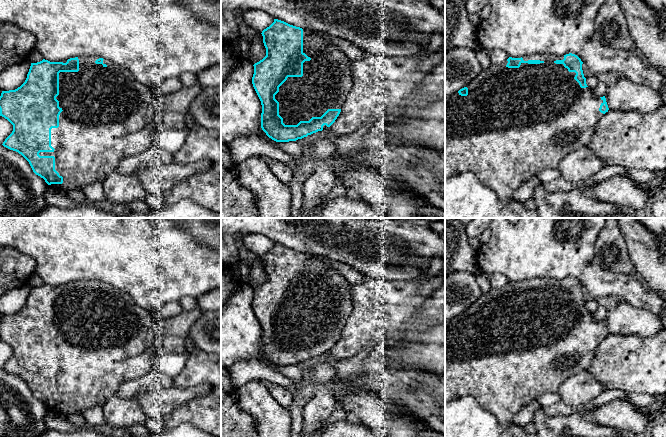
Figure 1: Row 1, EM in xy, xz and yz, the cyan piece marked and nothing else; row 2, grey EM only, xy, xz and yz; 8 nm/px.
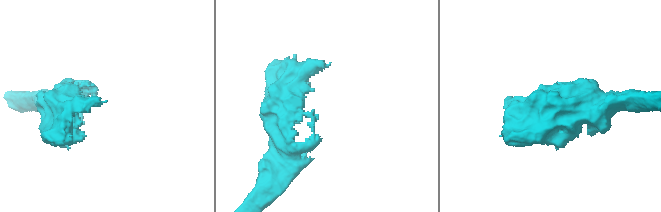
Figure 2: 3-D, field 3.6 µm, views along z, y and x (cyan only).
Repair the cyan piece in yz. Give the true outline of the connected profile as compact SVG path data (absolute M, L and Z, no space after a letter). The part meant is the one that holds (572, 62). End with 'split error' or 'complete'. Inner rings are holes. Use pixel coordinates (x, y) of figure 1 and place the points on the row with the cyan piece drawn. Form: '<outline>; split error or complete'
M572 53L564 56L554 54L534 54L521 58L509 57L500 65L490 65L471 80L464 88L450 96L445 97L445 178L460 174L463 172L472 172L480 180L481 183L492 189L498 198L503 201L514 199L515 191L521 187L523 183L529 179L536 177L539 171L545 169L557 169L561 160L569 153L586 147L591 140L592 133L609 108L605 96L597 97L593 93L593 89L586 84L582 70L583 62Z; split error

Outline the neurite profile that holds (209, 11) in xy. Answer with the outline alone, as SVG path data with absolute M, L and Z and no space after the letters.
M177 0L191 9L200 20L221 27L221 0Z

